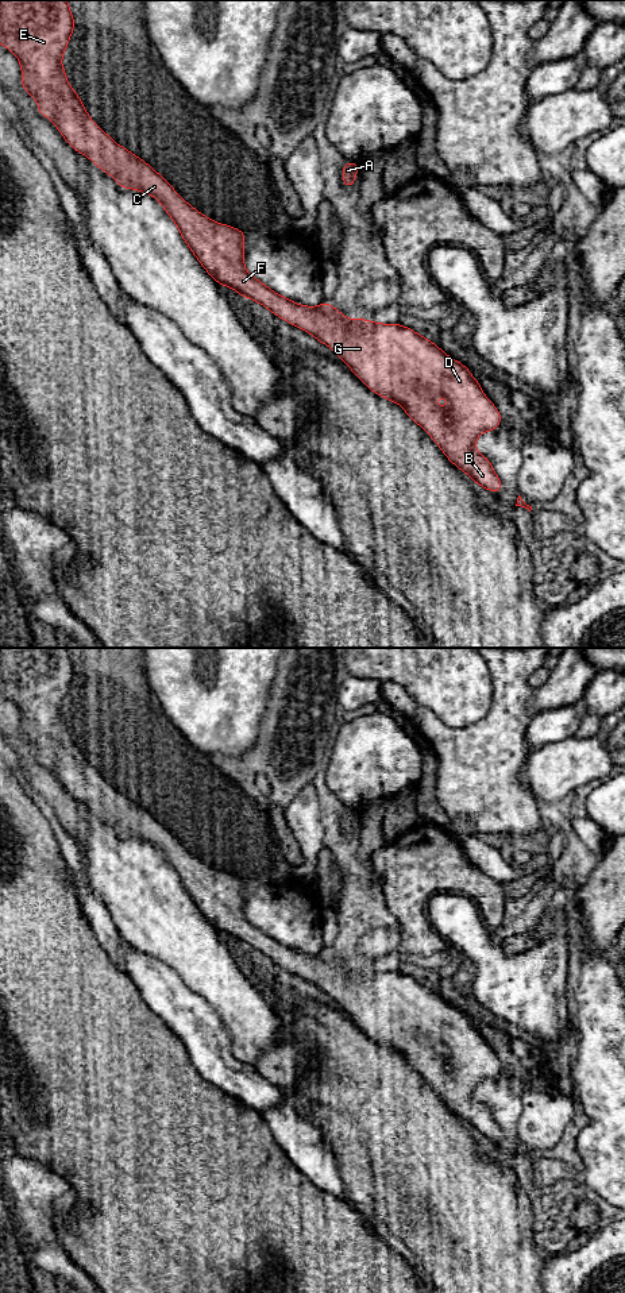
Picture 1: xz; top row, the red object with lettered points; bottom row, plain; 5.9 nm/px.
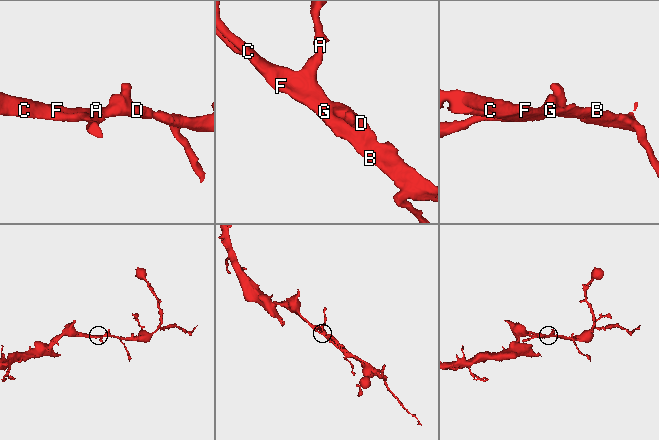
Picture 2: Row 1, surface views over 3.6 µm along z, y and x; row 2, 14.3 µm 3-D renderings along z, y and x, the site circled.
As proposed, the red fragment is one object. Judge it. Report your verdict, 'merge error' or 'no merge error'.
no merge error

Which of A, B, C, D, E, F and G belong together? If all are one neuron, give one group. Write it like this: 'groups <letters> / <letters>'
groups A B C D E F G

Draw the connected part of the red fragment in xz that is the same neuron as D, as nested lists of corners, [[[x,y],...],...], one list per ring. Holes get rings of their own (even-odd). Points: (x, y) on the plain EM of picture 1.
[[[0,648],[0,692],[13,700],[22,714],[22,733],[26,741],[35,745],[38,760],[49,765],[63,787],[77,799],[88,804],[97,815],[107,819],[120,835],[136,837],[155,845],[165,860],[171,865],[180,877],[185,891],[189,893],[201,914],[211,922],[219,933],[234,937],[238,942],[256,949],[273,960],[277,965],[296,973],[315,984],[319,991],[327,992],[332,999],[350,1014],[351,1019],[366,1033],[367,1037],[390,1047],[404,1055],[406,1062],[417,1070],[441,1096],[444,1103],[458,1116],[464,1119],[477,1132],[491,1140],[502,1138],[501,1127],[493,1118],[490,1108],[475,1099],[475,1089],[482,1080],[495,1078],[502,1065],[494,1051],[485,1045],[485,1041],[468,1016],[444,1001],[439,993],[420,984],[416,979],[400,972],[379,972],[364,966],[347,966],[342,960],[336,958],[331,952],[323,949],[320,954],[304,954],[293,950],[259,927],[252,925],[244,916],[244,893],[246,881],[227,872],[216,871],[177,842],[173,834],[159,823],[148,811],[119,794],[112,786],[101,779],[90,767],[82,749],[76,738],[69,733],[66,721],[61,713],[65,696],[74,678],[74,665],[66,648]],[[437,1043],[448,1046],[448,1054],[441,1058],[435,1047]]]

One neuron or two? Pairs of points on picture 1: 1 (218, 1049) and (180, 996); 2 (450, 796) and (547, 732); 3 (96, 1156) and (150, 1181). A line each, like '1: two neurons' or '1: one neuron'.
1: one neuron
2: two neurons
3: one neuron

